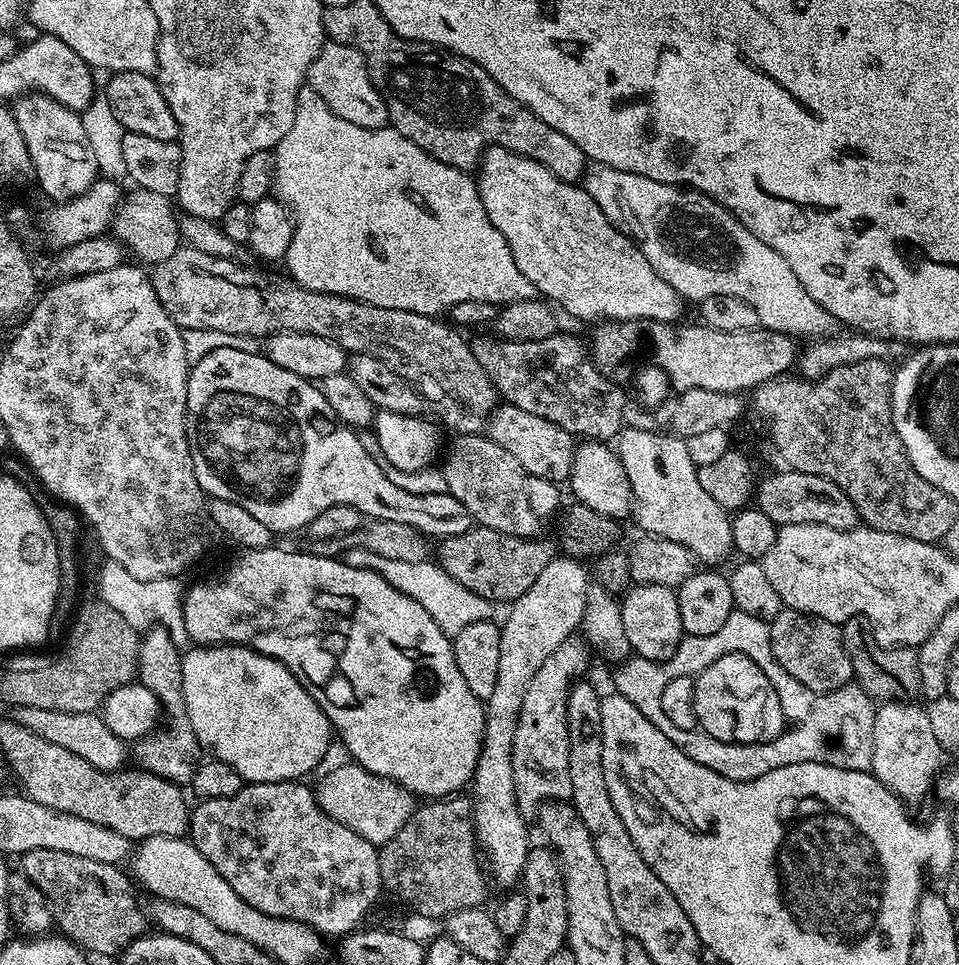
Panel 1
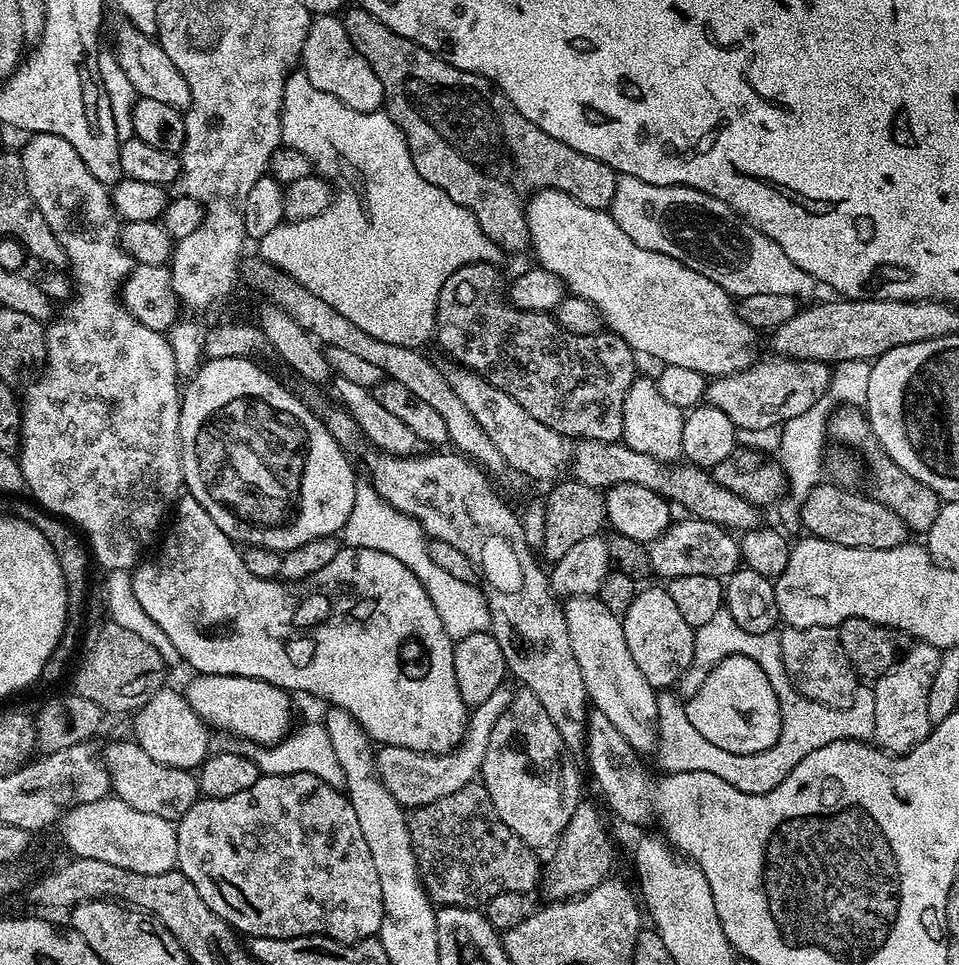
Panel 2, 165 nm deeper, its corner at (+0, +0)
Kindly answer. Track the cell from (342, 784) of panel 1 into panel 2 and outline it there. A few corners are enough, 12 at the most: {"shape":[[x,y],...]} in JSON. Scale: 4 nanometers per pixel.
{"shape":[[509,685],[471,709],[456,748],[383,745],[376,773],[415,810],[473,783]]}

